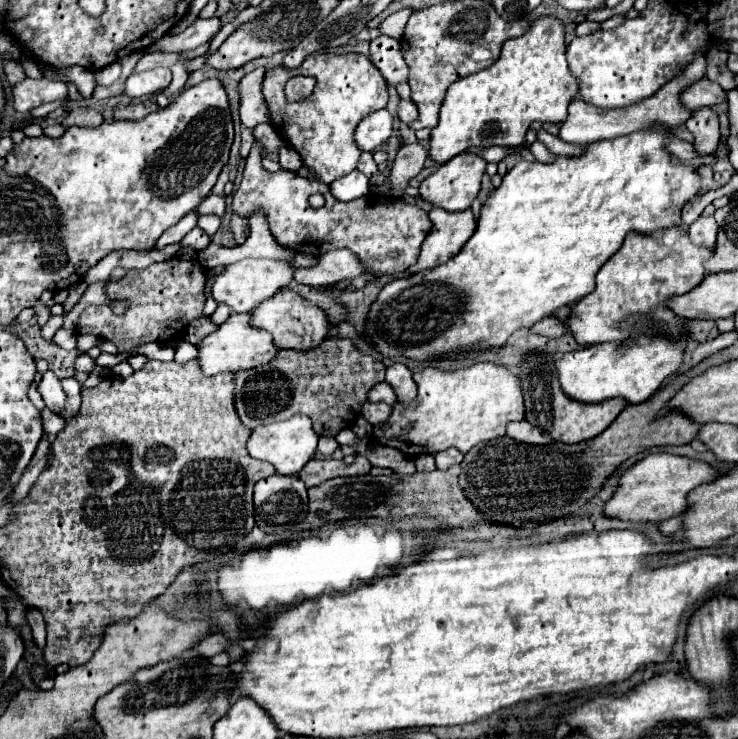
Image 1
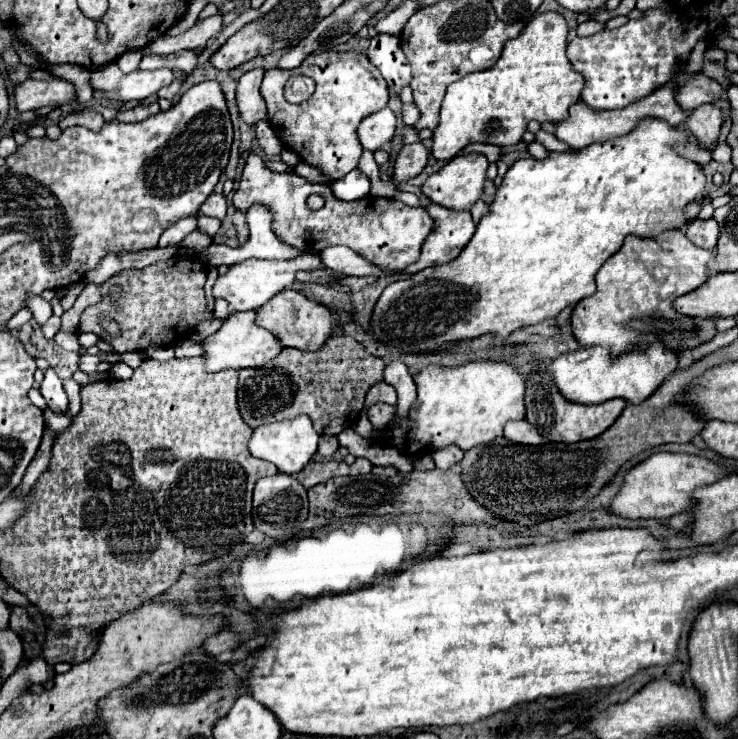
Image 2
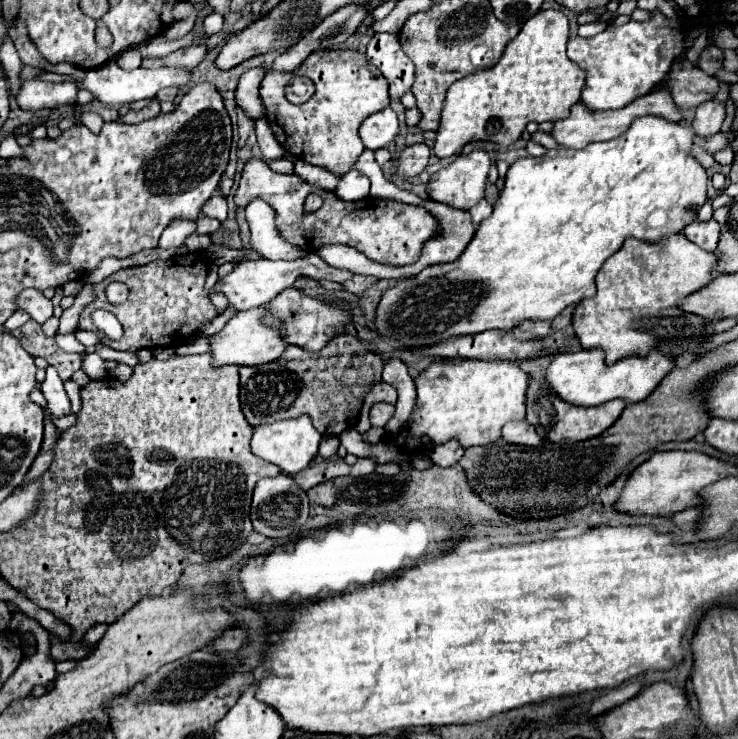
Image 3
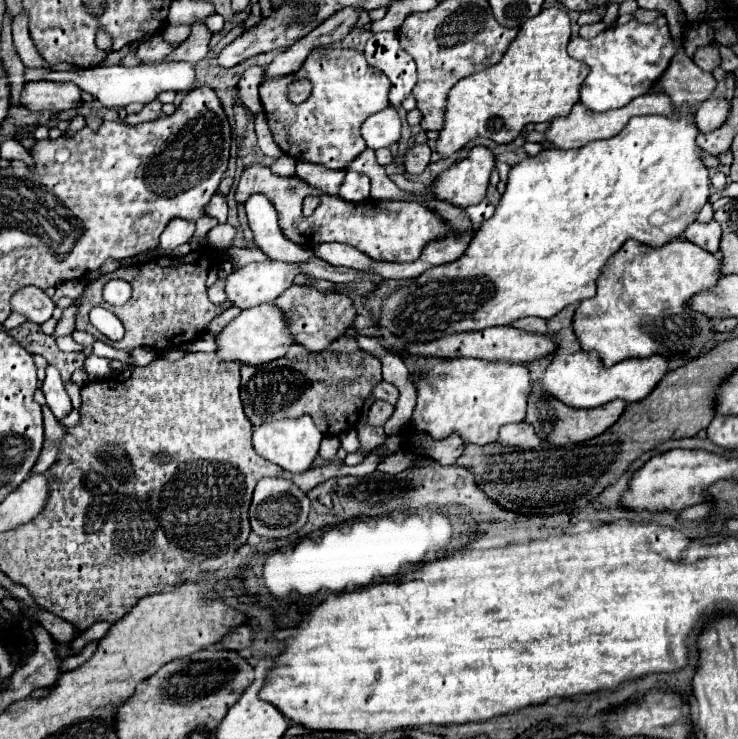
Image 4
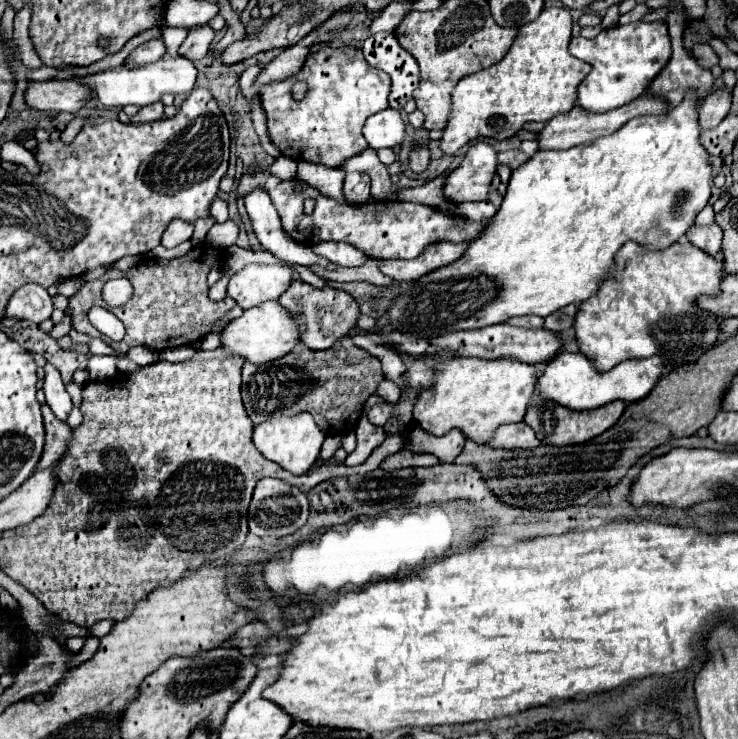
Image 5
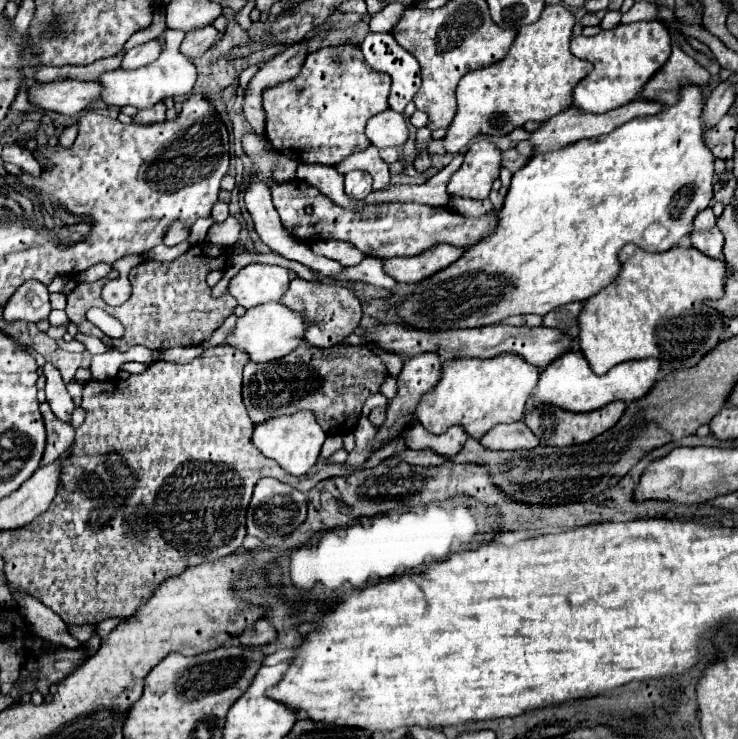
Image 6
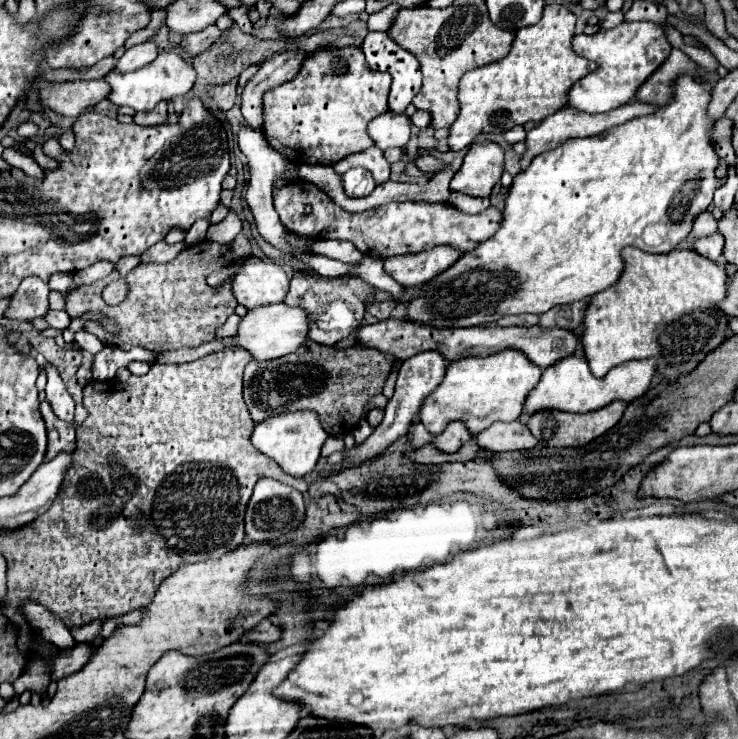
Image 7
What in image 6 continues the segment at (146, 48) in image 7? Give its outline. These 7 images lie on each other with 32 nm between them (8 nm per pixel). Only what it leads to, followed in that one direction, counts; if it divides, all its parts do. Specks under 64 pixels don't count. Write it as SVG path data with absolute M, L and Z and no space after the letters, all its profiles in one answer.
M150 40L142 46L136 46L132 48L124 60L122 60L122 68L124 70L134 70L134 68L140 68L140 66L146 66L150 62L154 62L158 56L162 54L162 44L158 40Z

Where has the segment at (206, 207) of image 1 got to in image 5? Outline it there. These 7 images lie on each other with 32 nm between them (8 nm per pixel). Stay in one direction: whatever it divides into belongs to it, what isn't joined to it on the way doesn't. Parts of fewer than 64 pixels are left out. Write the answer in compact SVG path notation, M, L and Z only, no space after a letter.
M216 196L214 202L210 204L210 216L216 218L218 222L226 222L228 220L228 204L220 196Z

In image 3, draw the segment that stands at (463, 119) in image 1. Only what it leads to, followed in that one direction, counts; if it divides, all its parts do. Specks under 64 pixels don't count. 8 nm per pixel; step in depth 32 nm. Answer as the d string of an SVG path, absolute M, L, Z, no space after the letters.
M560 10L538 12L522 26L520 34L508 42L498 64L468 74L452 84L446 92L432 154L450 158L474 140L510 146L532 120L554 122L568 118L570 106L580 102L580 92L584 88L584 70L576 68L566 56L568 34L568 18Z

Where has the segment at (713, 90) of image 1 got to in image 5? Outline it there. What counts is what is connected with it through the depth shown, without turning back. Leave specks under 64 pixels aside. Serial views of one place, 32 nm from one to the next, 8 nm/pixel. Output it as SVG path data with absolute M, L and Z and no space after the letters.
M674 12L672 16L668 16L668 26L670 26L670 38L672 38L672 58L668 62L668 66L660 72L660 76L650 84L648 92L646 94L654 94L654 96L664 96L670 106L678 106L686 96L688 92L694 92L698 100L704 100L710 92L712 92L712 86L714 86L714 76L710 70L704 70L698 66L698 62L684 50L682 46L682 32L684 32L684 14L682 12Z

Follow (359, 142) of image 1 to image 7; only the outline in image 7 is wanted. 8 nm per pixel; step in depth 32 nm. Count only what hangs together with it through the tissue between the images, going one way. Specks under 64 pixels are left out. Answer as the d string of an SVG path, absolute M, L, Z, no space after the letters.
M384 112L382 116L376 116L368 124L368 136L374 140L374 144L382 150L390 146L406 146L410 138L410 118L406 114L396 112Z

